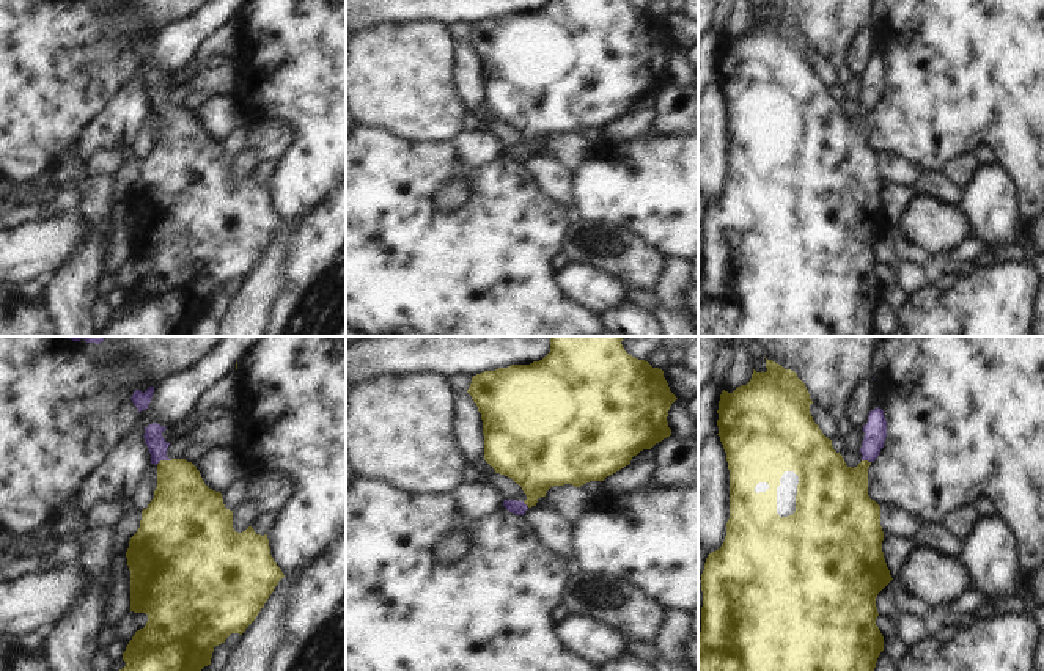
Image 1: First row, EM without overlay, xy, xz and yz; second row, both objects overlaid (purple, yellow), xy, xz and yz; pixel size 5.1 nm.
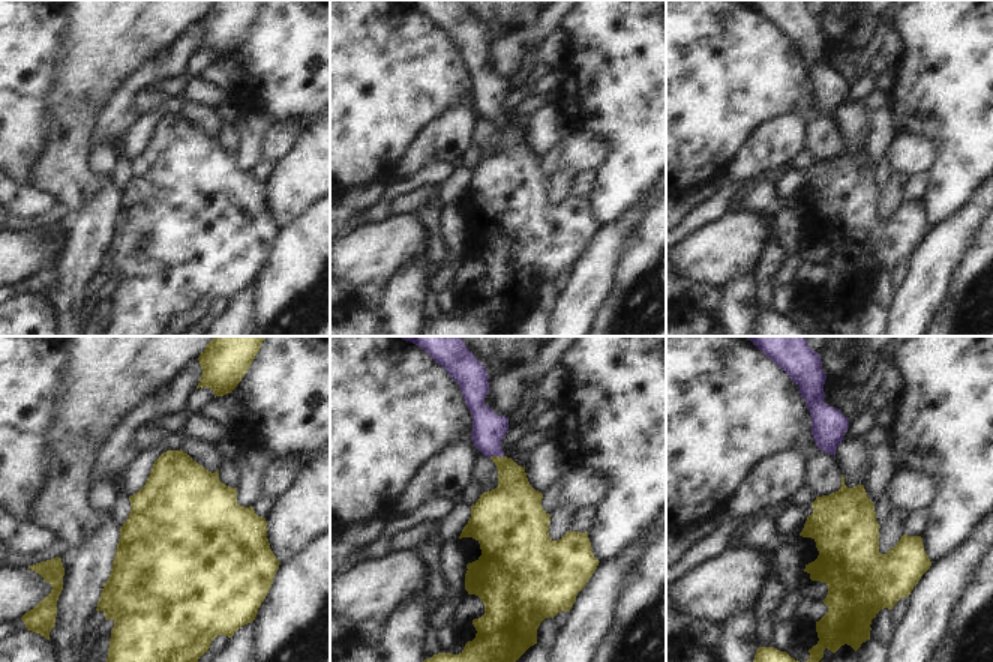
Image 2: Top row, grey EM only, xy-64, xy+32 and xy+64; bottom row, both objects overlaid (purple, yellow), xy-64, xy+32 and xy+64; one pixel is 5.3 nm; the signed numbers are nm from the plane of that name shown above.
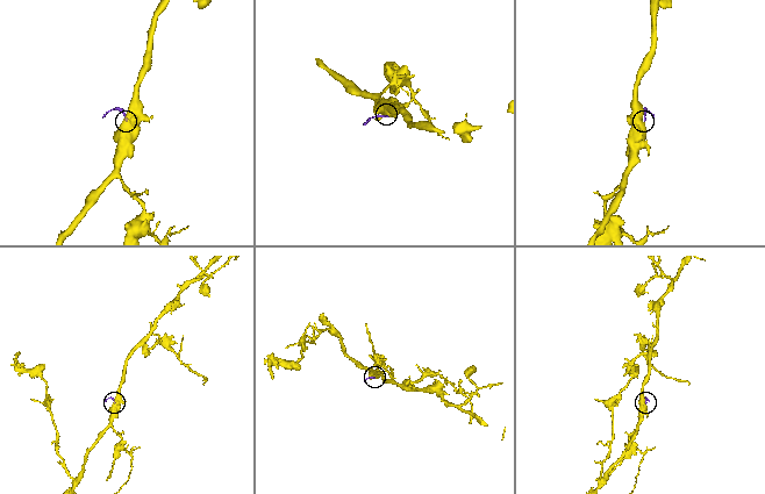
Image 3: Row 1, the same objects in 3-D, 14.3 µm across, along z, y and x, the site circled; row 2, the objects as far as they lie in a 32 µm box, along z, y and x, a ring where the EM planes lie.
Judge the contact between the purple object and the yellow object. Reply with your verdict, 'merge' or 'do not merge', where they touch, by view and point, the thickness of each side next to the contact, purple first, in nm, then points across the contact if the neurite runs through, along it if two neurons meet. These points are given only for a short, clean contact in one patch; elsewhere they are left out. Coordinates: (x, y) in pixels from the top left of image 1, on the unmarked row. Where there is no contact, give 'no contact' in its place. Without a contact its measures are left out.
merge; contact xy (164, 107); calibres 100 and 300 nm; way xy (156, 91), (158, 101), (164, 107), (178, 128), (183, 151)

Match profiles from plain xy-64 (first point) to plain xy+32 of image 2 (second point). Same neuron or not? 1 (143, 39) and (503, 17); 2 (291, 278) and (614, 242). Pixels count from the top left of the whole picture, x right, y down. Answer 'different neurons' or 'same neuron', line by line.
1: same neuron
2: different neurons

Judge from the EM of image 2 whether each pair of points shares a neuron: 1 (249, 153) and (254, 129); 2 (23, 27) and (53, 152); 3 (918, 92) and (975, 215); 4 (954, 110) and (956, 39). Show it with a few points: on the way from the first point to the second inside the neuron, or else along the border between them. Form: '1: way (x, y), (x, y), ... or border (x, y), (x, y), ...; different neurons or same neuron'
1: way (249, 147), (249, 135); same neuron
2: border (51, 77), (44, 107), (44, 141), (39, 146); different neurons
3: border (977, 189), (959, 209), (941, 221); different neurons
4: way (956, 92), (956, 57); same neuron

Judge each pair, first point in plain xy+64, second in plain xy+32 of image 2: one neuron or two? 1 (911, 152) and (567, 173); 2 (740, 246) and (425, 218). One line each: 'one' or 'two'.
1: two
2: two

